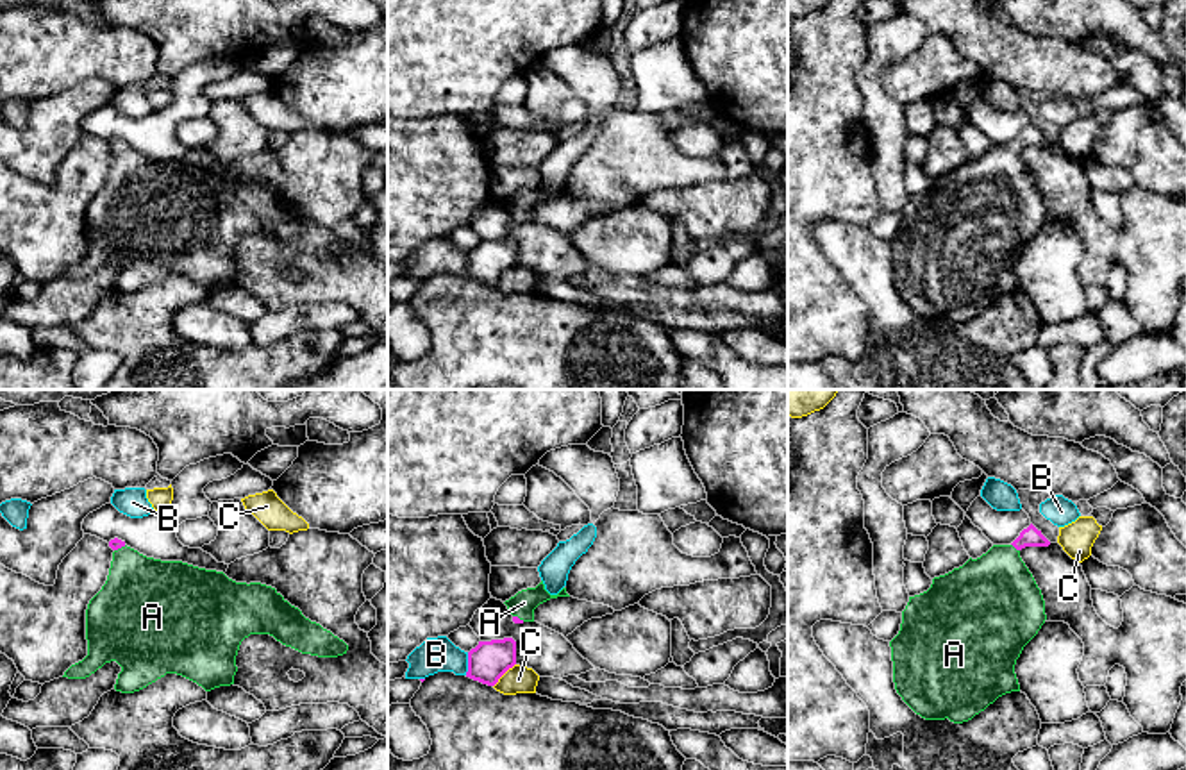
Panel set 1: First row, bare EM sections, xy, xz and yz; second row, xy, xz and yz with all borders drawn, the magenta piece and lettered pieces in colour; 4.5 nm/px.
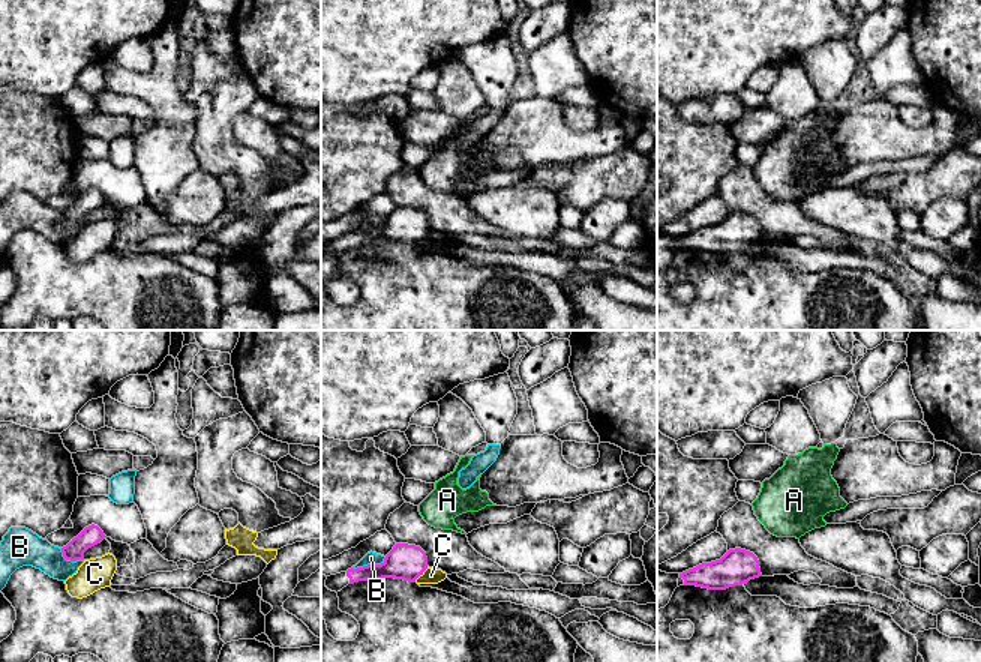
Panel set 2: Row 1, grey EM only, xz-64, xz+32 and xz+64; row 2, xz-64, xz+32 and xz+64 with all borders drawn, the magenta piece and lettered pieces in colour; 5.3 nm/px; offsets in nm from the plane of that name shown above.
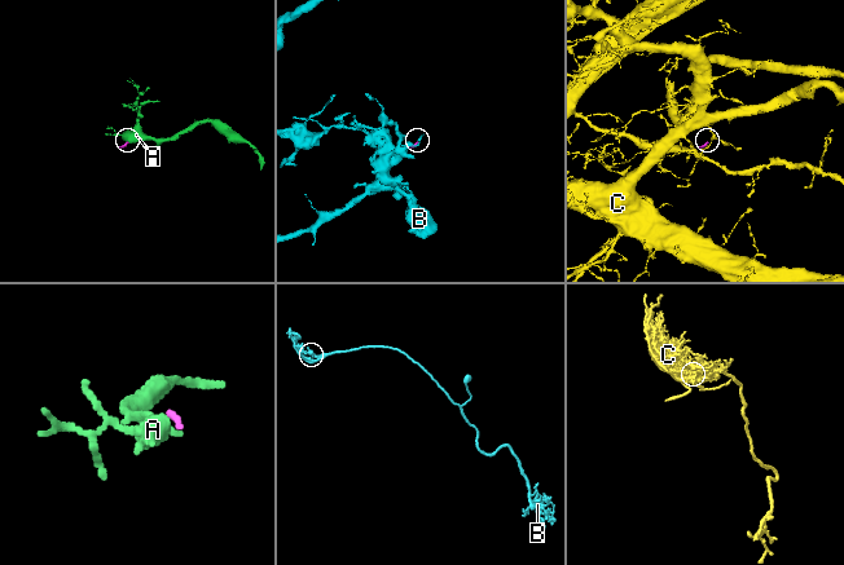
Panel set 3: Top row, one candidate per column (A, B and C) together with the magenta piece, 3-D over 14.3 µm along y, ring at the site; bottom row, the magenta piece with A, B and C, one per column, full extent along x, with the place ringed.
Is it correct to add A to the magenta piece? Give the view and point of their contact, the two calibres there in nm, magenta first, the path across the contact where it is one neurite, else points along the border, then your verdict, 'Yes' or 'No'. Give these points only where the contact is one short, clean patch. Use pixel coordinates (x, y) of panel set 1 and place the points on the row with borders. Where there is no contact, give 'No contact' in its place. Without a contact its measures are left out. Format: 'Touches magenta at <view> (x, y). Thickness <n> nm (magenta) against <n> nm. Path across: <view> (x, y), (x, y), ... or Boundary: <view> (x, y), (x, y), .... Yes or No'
Touches magenta at yz (1015, 547). Thickness 90 nm (magenta) against 400 nm. Path across: yz (1031, 536), (1015, 547), (1002, 561), (995, 599). Yes

